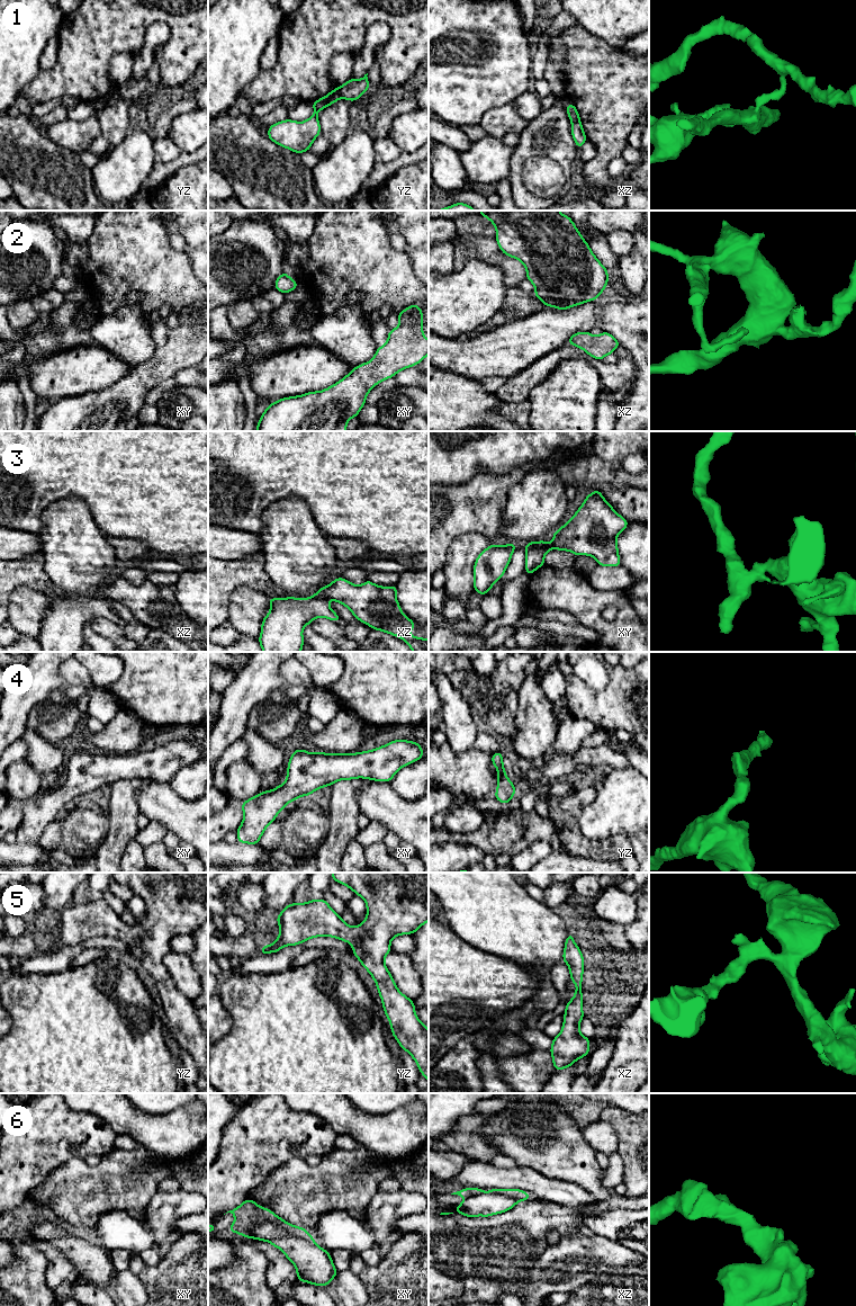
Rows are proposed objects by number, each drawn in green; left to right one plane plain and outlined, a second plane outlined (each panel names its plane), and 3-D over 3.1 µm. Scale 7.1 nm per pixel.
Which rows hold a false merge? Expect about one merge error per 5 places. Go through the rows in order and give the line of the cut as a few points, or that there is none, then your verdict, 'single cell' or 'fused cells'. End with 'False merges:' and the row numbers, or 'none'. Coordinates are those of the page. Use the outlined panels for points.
1: yz (338, 88), (341, 97) | fused cells
2: no cut | single cell
3: xy (544, 540), (537, 546), (525, 549) | fused cells
4: no cut | single cell
5: no cut | single cell
6: no cut | single cell
False merges: 1, 3

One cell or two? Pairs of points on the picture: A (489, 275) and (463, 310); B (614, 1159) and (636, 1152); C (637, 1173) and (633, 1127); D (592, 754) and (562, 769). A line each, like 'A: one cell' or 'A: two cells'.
A: one cell
B: two cells
C: one cell
D: one cell

